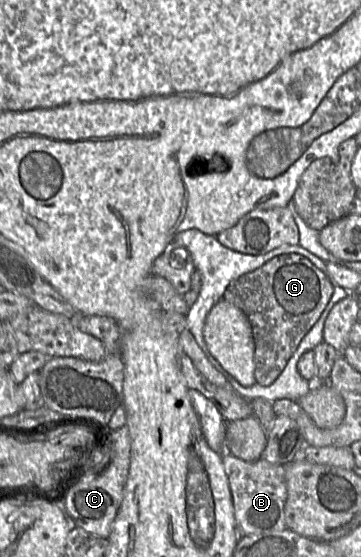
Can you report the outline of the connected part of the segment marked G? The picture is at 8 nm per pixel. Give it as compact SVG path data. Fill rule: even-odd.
M296 253L276 256L228 285L223 300L239 308L252 327L257 384L269 386L282 373L303 338L321 317L335 286L328 274Z

